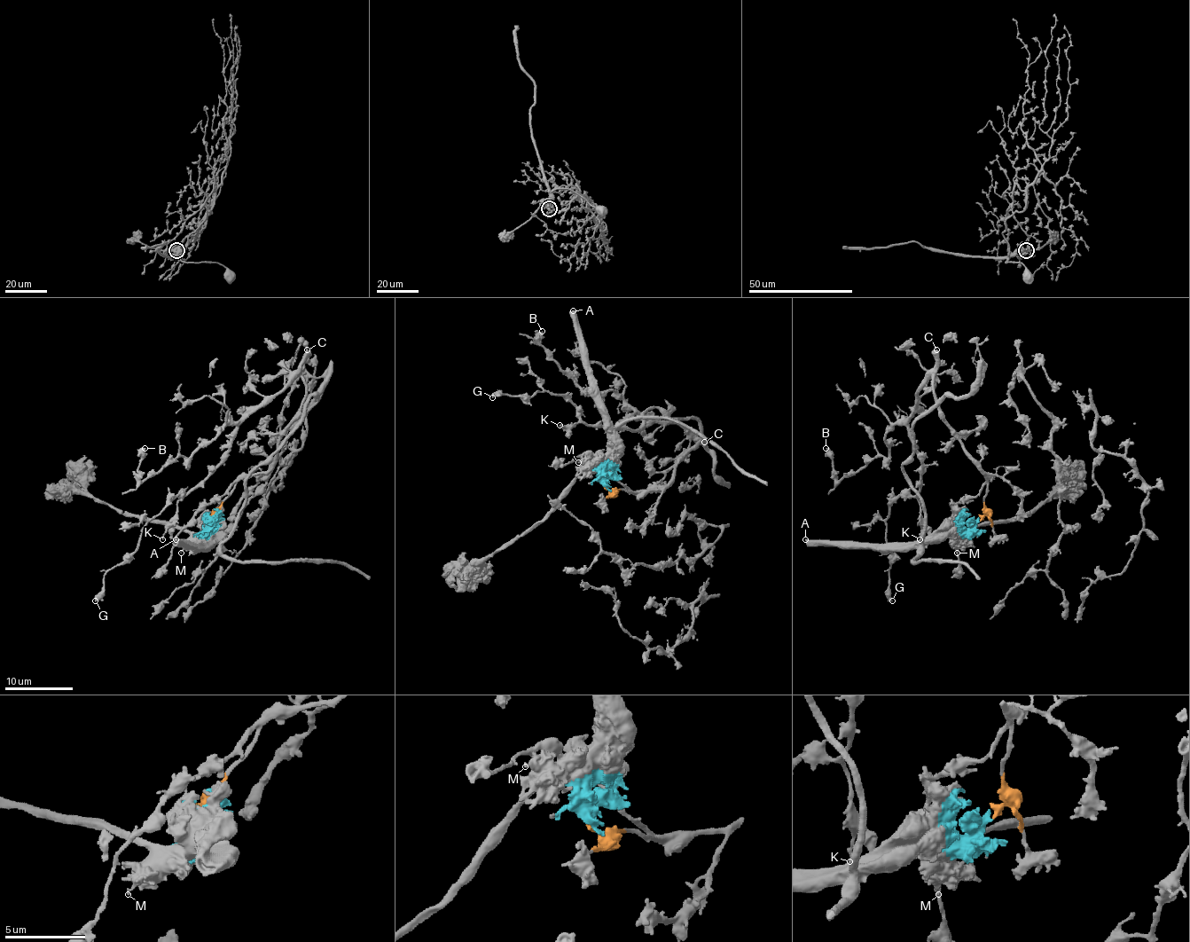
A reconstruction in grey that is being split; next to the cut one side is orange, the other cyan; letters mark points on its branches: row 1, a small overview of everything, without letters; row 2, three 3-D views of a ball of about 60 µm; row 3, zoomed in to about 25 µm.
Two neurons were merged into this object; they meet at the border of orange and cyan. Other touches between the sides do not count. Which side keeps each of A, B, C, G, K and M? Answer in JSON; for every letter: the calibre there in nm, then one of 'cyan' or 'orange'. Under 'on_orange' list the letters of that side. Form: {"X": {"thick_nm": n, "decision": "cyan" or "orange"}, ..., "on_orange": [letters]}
{"A": {"thick_nm": 480, "decision": "cyan"}, "B": {"thick_nm": 440, "decision": "orange"}, "C": {"thick_nm": 550, "decision": "orange"}, "G": {"thick_nm": 460, "decision": "orange"}, "K": {"thick_nm": 160, "decision": "orange"}, "M": {"thick_nm": 220, "decision": "cyan"}, "on_orange": ["B", "C", "G", "K"]}

